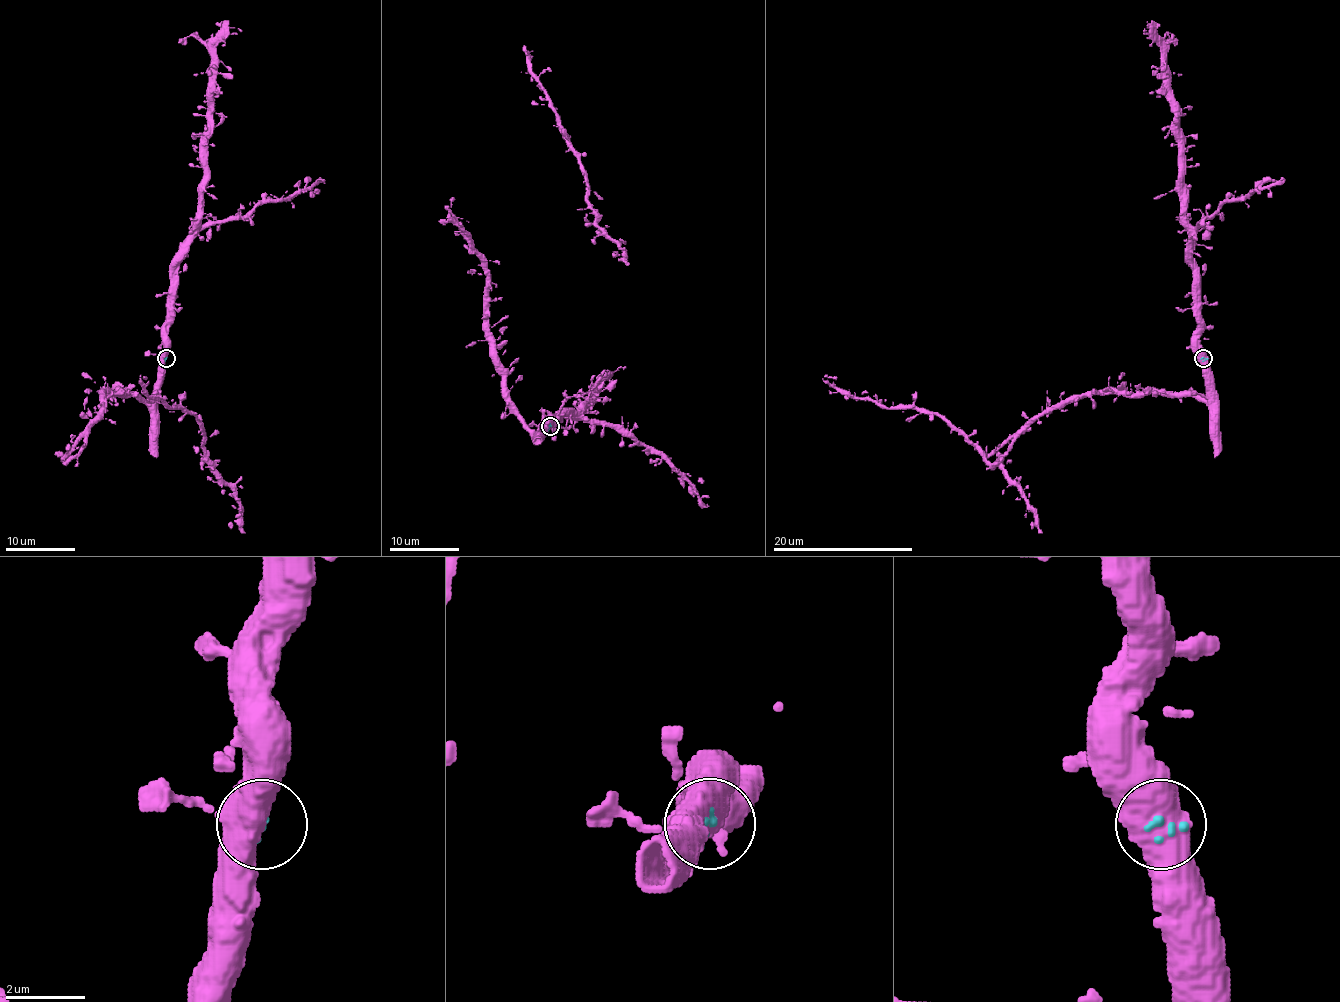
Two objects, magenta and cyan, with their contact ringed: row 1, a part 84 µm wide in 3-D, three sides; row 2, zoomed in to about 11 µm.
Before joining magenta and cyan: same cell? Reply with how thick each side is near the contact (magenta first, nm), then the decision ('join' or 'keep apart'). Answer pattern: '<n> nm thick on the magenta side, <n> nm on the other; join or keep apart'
650 nm thick on the magenta side, 200 nm on the other; join

